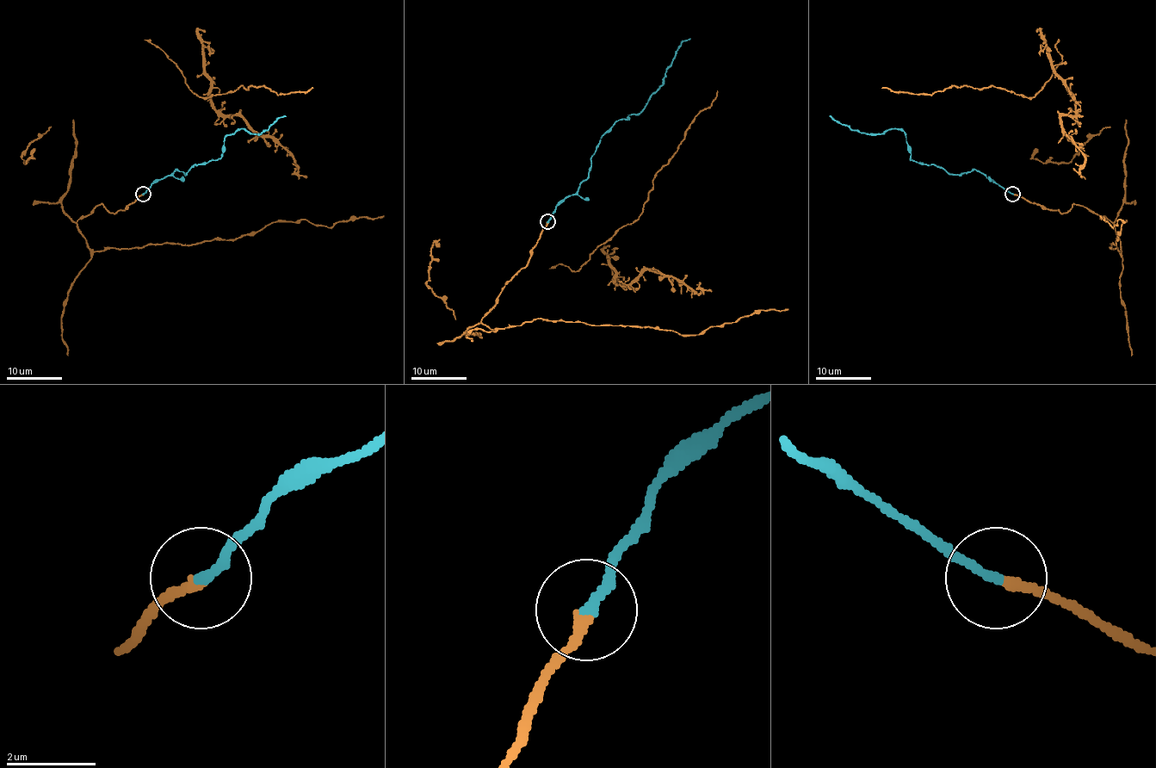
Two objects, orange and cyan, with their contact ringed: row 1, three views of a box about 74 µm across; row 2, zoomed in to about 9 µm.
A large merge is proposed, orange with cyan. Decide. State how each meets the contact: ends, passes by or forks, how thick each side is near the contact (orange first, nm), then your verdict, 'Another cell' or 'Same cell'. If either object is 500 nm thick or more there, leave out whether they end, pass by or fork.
At the ring orange ends. At the ring cyan ends. Thickness 240 nm (orange) against 240 nm. Same cell

